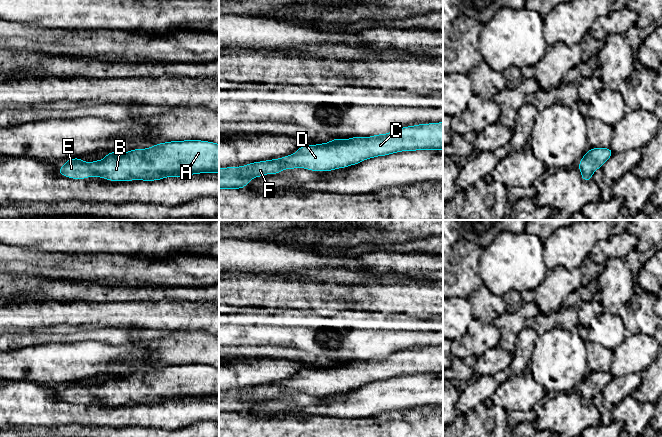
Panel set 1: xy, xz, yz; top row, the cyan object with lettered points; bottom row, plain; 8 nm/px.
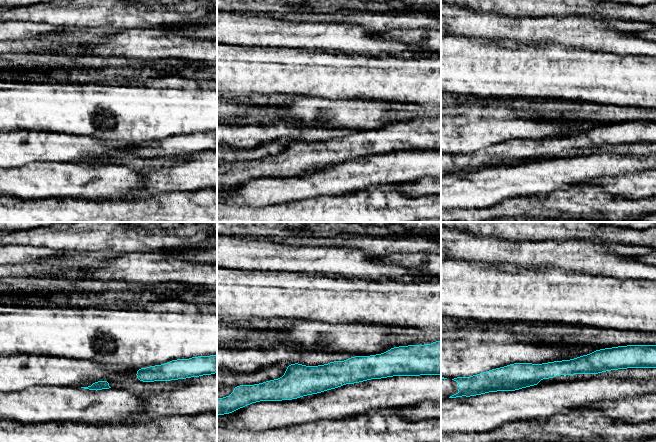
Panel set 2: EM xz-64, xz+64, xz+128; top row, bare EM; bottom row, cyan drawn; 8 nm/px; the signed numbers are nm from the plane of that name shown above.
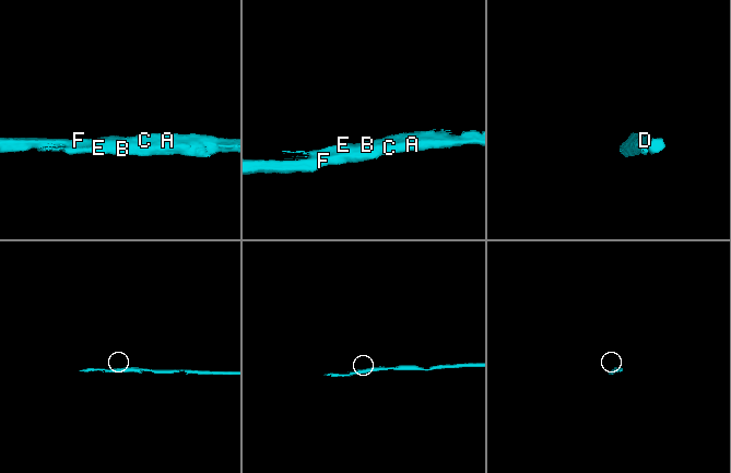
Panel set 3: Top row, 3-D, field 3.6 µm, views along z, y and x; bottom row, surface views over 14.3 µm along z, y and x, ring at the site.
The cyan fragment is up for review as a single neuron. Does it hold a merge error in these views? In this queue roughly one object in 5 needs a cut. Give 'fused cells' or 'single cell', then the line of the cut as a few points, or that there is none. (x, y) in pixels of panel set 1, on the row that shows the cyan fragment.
single cell | no cut

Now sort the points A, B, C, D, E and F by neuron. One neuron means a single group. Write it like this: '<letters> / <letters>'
A B C D E F

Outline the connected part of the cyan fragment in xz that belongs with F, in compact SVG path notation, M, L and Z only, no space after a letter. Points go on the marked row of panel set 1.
M443 122L406 126L386 134L370 137L334 138L327 143L301 146L295 153L282 158L253 162L245 166L220 167L219 189L242 189L255 177L278 174L285 169L303 168L317 172L330 172L335 169L357 165L364 160L374 157L417 150L443 150Z

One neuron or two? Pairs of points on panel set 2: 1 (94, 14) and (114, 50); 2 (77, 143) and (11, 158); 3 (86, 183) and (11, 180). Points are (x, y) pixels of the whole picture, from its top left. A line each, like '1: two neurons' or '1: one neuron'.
1: two neurons
2: one neuron
3: one neuron

